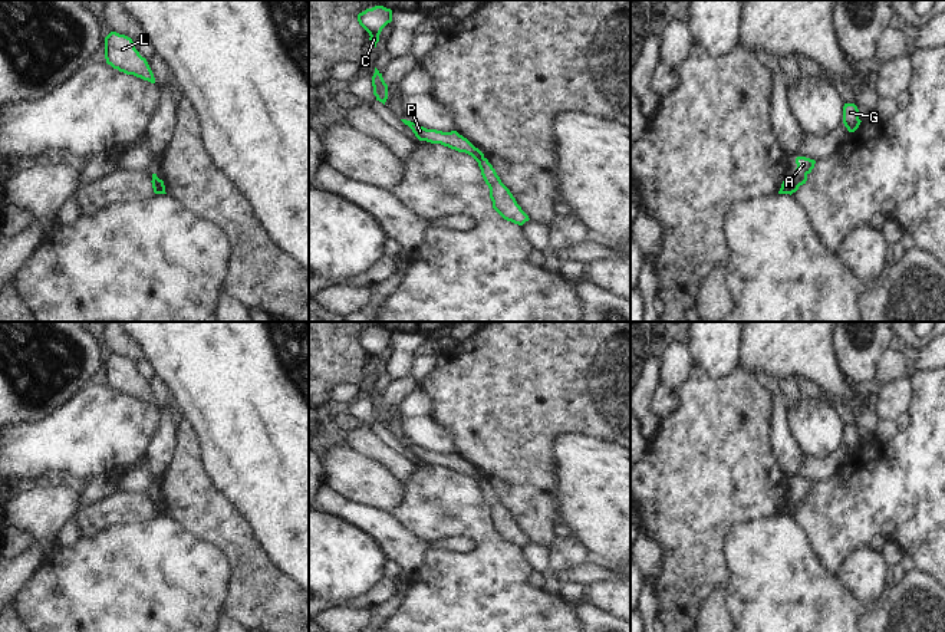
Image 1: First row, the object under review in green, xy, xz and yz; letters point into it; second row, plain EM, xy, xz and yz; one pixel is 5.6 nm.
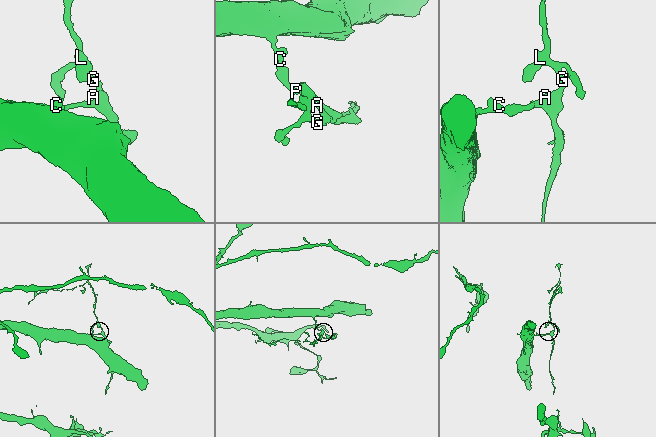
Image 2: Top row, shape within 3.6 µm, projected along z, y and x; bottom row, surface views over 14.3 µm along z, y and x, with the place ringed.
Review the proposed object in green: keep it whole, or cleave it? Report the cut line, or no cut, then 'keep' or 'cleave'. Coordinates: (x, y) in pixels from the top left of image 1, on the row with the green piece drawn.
cut in xz along (483, 157), (477, 161); cleave

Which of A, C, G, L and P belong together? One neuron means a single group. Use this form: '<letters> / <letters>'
A G L / C P

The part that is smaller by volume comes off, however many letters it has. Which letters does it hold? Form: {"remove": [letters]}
{"remove": ["A", "G", "L"]}

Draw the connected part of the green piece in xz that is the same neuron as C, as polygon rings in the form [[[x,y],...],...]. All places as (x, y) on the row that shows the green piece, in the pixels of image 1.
[[[375,6],[359,13],[358,22],[369,33],[369,40],[376,47],[382,29],[392,22],[392,10]]]

